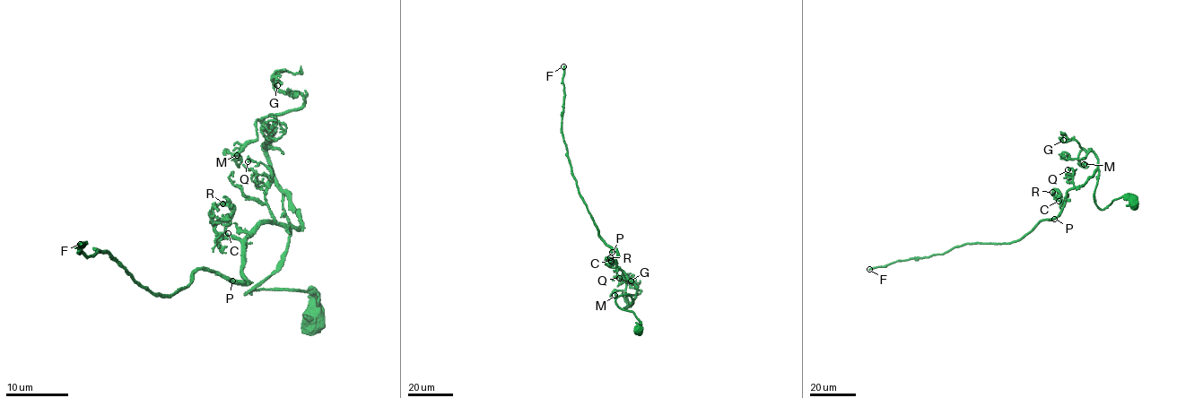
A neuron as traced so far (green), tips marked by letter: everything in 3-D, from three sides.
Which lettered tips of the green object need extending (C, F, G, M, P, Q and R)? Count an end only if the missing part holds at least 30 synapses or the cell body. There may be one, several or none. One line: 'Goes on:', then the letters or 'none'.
Goes on: F

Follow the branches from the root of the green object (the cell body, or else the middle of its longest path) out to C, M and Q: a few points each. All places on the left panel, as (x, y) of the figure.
C: (315, 318), (315, 293), (245, 294), (287, 248), (287, 194), (300, 228), (268, 219), (242, 238), (228, 233)
M: (315, 318), (315, 293), (245, 294), (275, 269), (289, 220), (258, 120), (239, 166), (237, 155)
Q: (315, 318), (315, 293), (245, 294), (287, 248), (283, 193), (300, 221), (278, 223), (270, 171), (248, 161)

